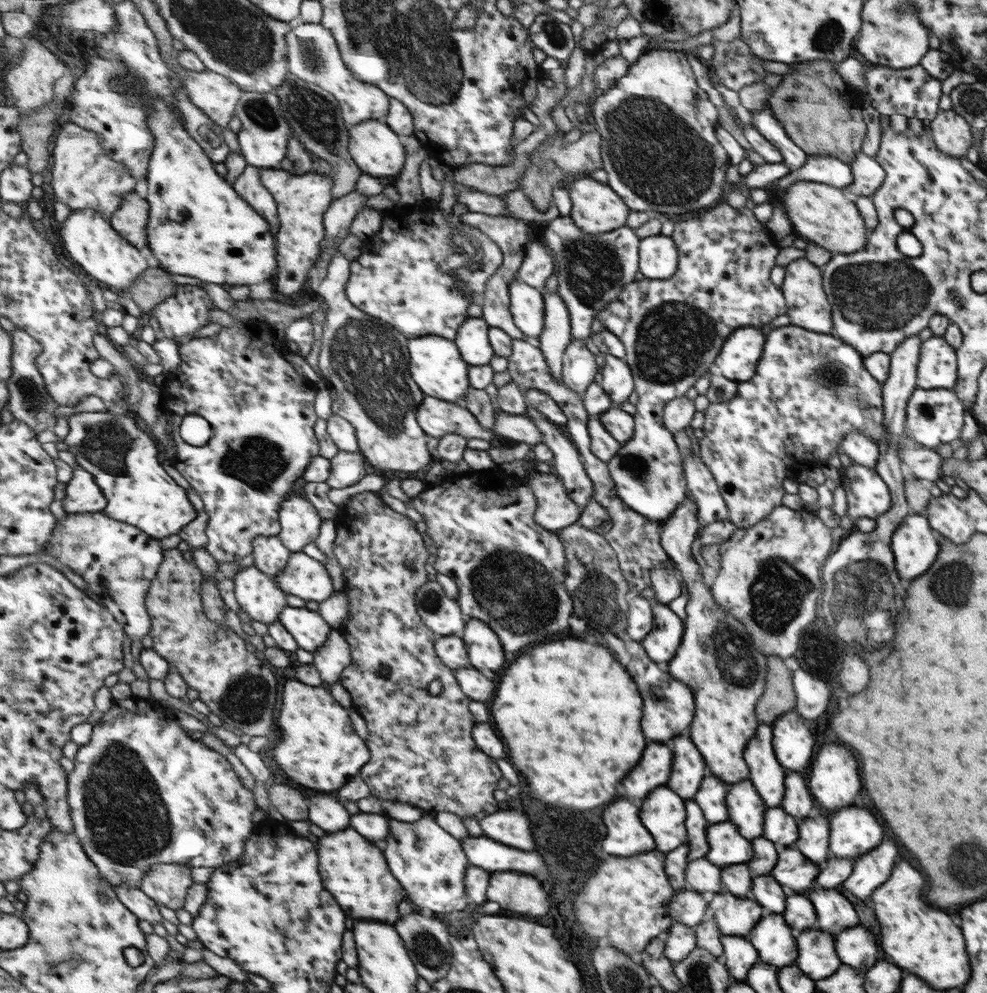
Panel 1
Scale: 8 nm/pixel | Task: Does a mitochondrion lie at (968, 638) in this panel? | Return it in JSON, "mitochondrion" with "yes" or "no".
{"mitochondrion":"no"}

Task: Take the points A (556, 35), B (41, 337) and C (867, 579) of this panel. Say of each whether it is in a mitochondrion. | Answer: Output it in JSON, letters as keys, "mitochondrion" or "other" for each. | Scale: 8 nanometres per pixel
{"A":"mitochondrion","B":"other","C":"mitochondrion"}

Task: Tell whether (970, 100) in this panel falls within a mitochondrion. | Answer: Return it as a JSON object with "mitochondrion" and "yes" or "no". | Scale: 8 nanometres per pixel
{"mitochondrion":"yes"}

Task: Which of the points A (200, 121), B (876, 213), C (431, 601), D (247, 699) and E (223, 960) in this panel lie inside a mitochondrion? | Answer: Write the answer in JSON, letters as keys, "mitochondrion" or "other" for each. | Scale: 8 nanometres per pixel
{"A":"other","B":"other","C":"mitochondrion","D":"mitochondrion","E":"other"}

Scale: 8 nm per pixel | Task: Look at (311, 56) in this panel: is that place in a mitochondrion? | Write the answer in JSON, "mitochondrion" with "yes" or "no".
{"mitochondrion":"yes"}

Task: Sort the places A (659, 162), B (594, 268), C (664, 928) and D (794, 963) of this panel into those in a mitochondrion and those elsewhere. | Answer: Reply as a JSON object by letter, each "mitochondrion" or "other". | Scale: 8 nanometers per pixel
{"A":"mitochondrion","B":"mitochondrion","C":"other","D":"other"}

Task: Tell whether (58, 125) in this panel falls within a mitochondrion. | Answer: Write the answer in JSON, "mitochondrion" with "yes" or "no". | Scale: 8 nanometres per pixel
{"mitochondrion":"no"}

